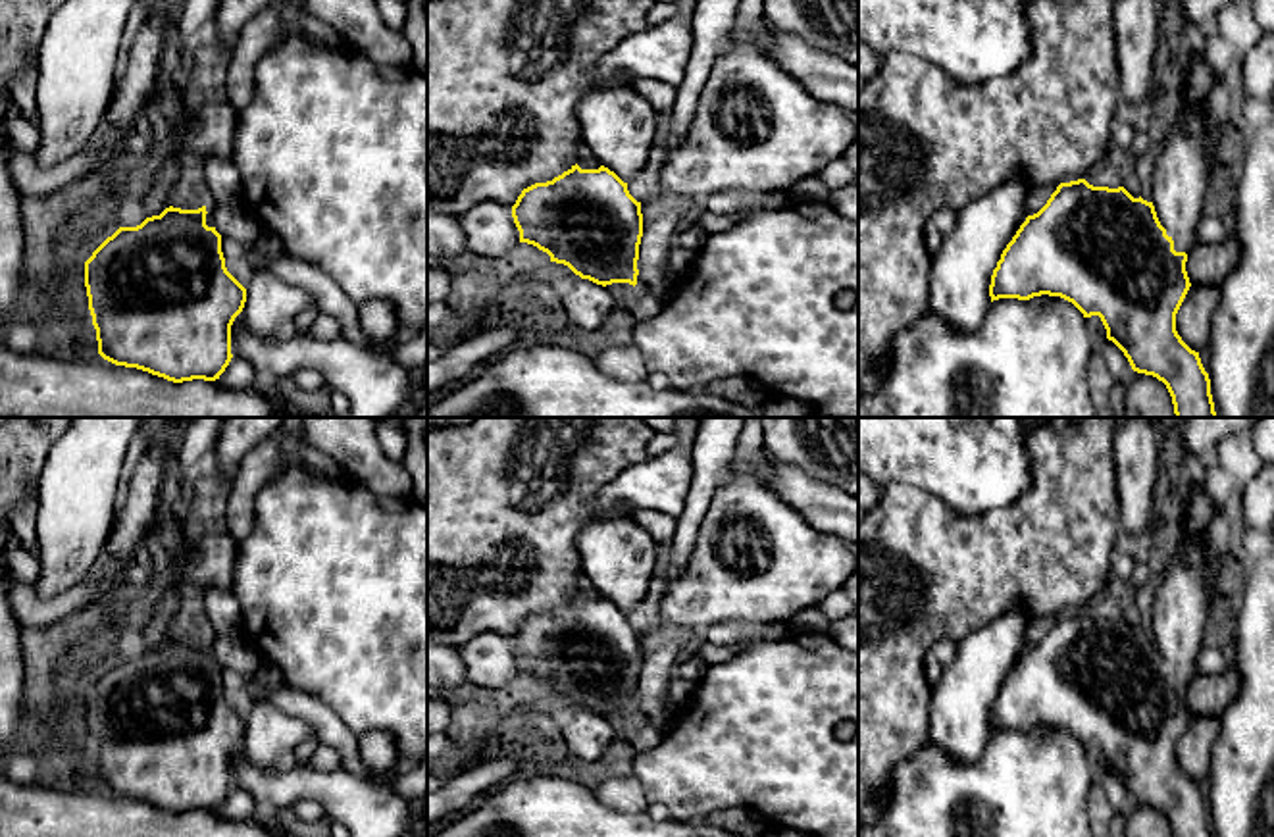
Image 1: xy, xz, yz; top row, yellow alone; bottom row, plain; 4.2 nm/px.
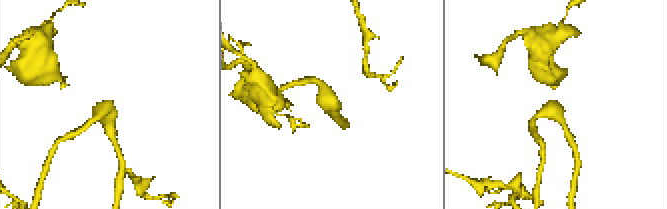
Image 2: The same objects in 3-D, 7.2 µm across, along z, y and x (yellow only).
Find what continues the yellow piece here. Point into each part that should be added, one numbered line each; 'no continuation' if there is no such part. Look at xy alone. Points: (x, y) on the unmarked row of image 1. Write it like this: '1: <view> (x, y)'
1: xy (156, 632)

